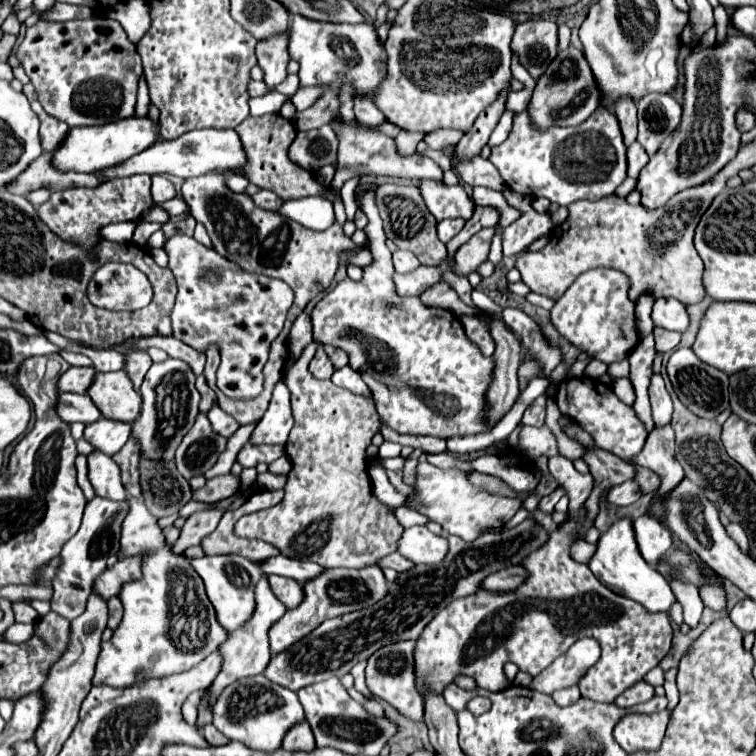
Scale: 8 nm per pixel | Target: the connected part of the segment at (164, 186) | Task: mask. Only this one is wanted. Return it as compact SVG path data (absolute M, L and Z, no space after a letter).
M152 176L152 200L154 204L162 204L176 196L176 188L164 176Z

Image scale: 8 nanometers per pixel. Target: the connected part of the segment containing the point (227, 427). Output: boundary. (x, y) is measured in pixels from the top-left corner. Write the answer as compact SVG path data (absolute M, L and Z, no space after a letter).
M212 406L212 408L208 410L208 418L210 418L214 430L216 430L218 434L226 436L226 438L230 438L230 436L240 428L240 424L238 424L230 414L224 414L224 410L220 410L218 406Z

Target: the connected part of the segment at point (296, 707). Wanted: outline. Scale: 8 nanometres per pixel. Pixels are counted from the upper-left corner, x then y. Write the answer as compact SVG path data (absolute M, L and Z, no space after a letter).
M264 674L230 684L214 704L214 726L230 740L238 740L256 750L280 748L288 728L300 720L304 720L304 710L296 692L270 682Z

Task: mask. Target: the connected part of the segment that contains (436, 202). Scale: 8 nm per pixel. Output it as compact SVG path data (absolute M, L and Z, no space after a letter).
M422 180L420 192L428 210L436 216L436 220L446 218L468 220L472 216L474 202L470 200L470 196L462 186L446 186L444 182Z

